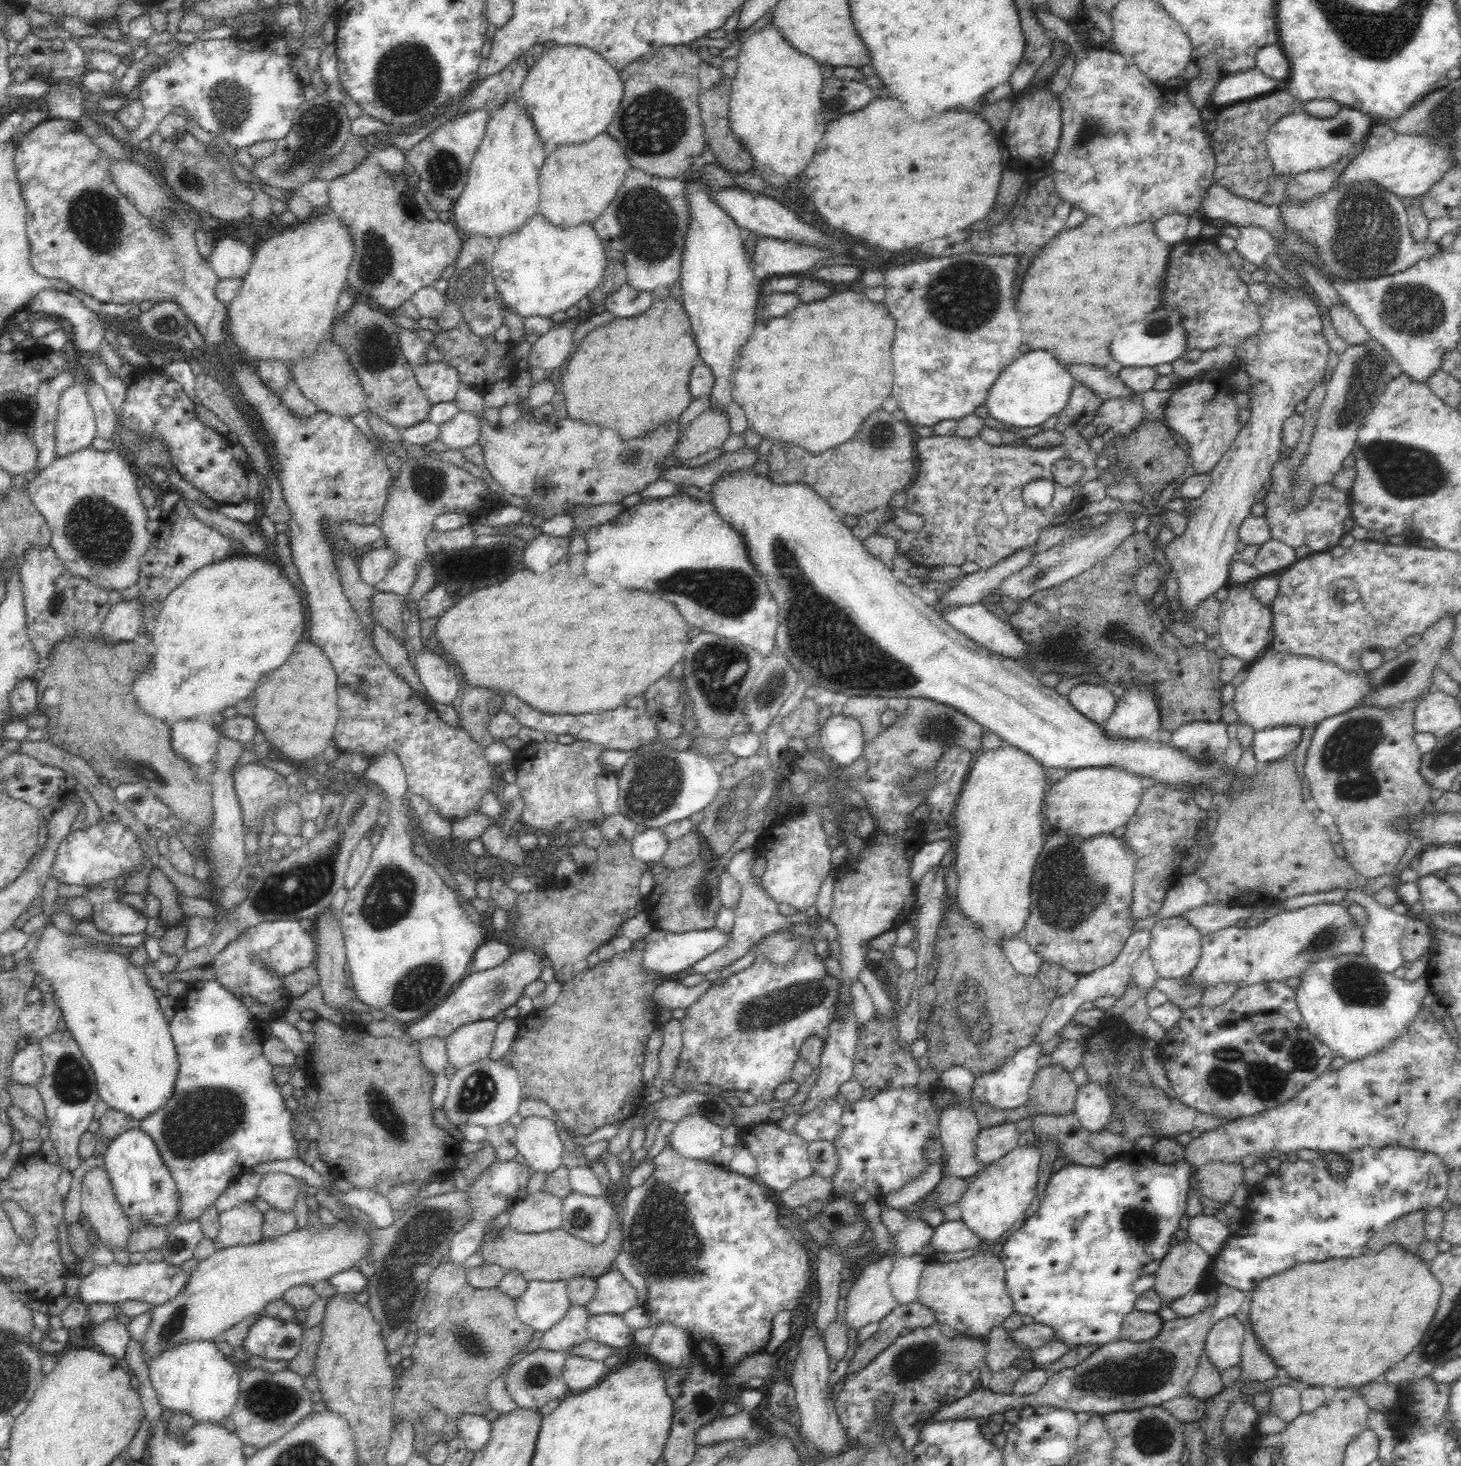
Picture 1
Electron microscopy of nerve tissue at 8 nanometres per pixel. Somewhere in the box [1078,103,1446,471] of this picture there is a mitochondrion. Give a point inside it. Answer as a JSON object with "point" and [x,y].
{"point":[1369,232]}

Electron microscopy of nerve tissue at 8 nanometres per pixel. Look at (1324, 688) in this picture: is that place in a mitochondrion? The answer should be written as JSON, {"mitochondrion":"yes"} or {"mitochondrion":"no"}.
{"mitochondrion":"no"}

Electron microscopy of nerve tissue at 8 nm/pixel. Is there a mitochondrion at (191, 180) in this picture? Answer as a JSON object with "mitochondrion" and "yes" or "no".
{"mitochondrion":"yes"}

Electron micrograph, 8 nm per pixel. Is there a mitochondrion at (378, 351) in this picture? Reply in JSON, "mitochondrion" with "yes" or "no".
{"mitochondrion":"yes"}

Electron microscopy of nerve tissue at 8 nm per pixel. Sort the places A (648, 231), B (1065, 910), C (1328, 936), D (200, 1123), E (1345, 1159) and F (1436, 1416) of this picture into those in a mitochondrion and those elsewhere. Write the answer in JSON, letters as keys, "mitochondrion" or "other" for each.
{"A":"mitochondrion","B":"mitochondrion","C":"mitochondrion","D":"mitochondrion","E":"other","F":"other"}

